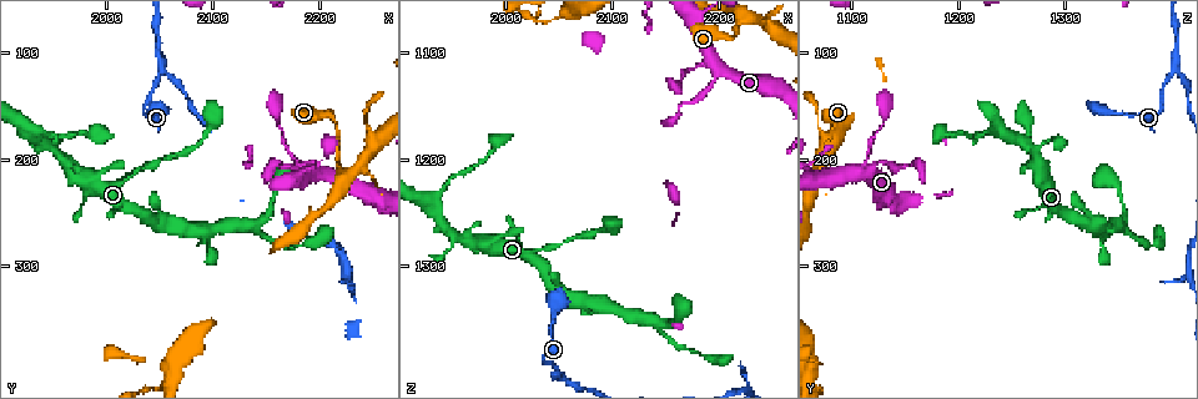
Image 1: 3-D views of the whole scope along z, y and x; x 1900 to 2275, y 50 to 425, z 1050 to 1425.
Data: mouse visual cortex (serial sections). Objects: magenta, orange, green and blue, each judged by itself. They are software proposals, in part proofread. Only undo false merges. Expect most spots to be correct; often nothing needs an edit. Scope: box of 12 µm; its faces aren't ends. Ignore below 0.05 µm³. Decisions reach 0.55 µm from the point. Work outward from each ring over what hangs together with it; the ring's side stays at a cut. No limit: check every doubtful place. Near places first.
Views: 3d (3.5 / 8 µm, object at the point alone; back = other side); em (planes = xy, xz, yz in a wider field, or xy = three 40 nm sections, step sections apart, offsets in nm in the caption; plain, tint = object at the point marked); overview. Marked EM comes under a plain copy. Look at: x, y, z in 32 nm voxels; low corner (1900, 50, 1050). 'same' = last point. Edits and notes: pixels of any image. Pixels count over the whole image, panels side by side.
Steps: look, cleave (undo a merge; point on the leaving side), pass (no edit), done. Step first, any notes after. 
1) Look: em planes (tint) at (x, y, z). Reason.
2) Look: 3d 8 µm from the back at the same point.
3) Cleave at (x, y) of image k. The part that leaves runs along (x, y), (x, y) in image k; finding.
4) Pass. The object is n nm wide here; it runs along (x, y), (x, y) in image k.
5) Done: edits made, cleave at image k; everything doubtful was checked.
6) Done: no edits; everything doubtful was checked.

Look: 3d 8 µm at (2218, 174, 1084). Abrupt turn.

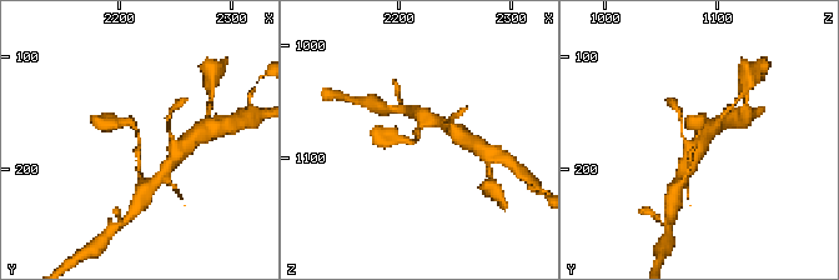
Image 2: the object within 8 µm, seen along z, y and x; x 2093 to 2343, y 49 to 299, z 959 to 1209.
Look: em xy step 2 (tint) at (2218, 176, 1082). The arms are 150, 250 nm wide.

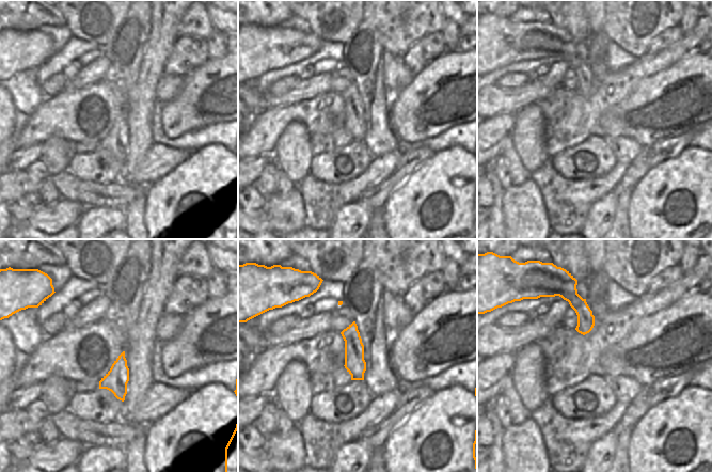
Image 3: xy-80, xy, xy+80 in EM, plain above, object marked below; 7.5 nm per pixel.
Pass. It runs along (116, 120), (139, 133), (140, 176) in image 2; all the same cell.

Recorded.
Look: 3d 8 µm from the back at (2190, 214, 1106). A narrow waist.

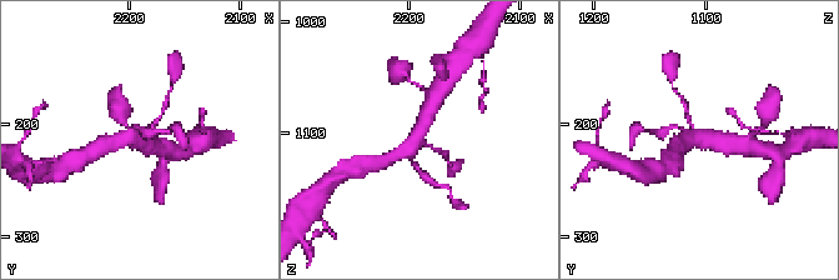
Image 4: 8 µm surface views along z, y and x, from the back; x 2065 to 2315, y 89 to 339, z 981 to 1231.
Look: em xy step 1 (tint) at (2194, 214, 1108).

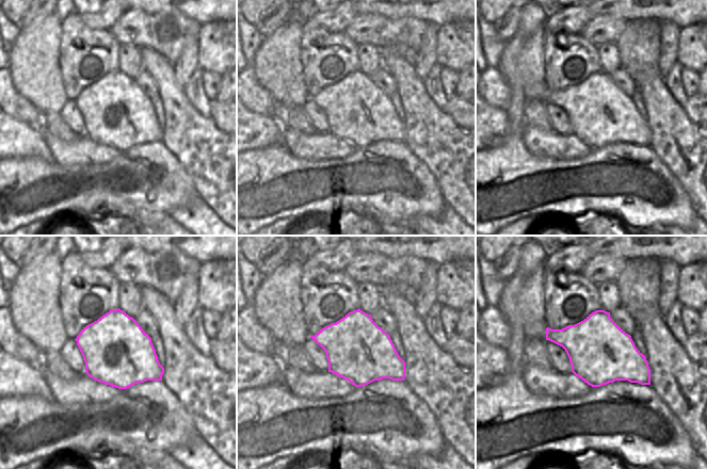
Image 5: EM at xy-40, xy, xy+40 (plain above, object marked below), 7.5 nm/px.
Pass. It runs along (387, 160), (412, 145), (428, 109) in image 4; continuous, no second cell.

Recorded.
Look: 3d 3.5 µm at (2052, 118, 1404). Three arms meet.

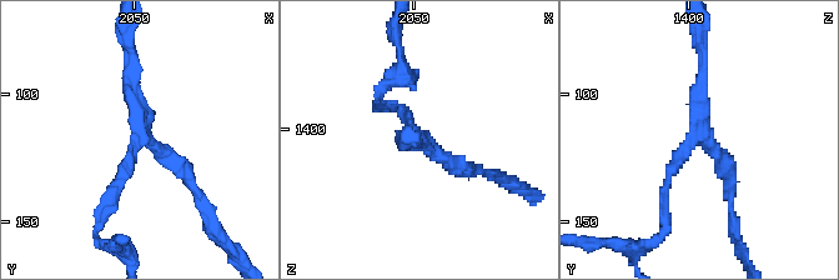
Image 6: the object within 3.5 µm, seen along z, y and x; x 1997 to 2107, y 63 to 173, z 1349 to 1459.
Pass. 3 arms meet here; the arms are 150, 150, 200 nm wide; it runs along (664, 201), (671, 171), (697, 136), (703, 51) in image 6; all the same cell.

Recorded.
Done: no edits; everything doubtful was checked.

